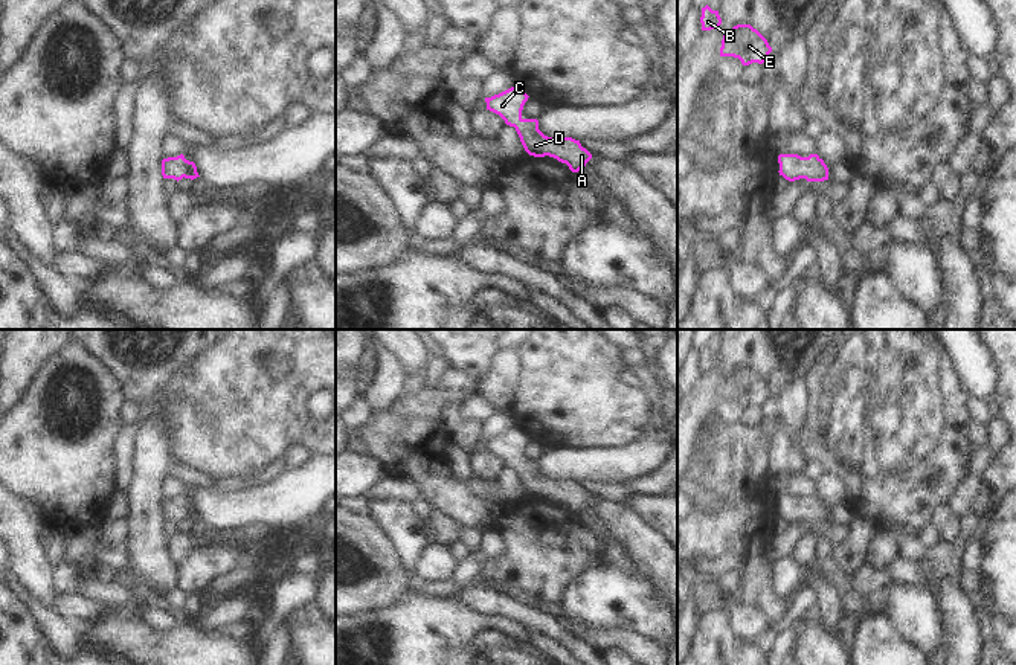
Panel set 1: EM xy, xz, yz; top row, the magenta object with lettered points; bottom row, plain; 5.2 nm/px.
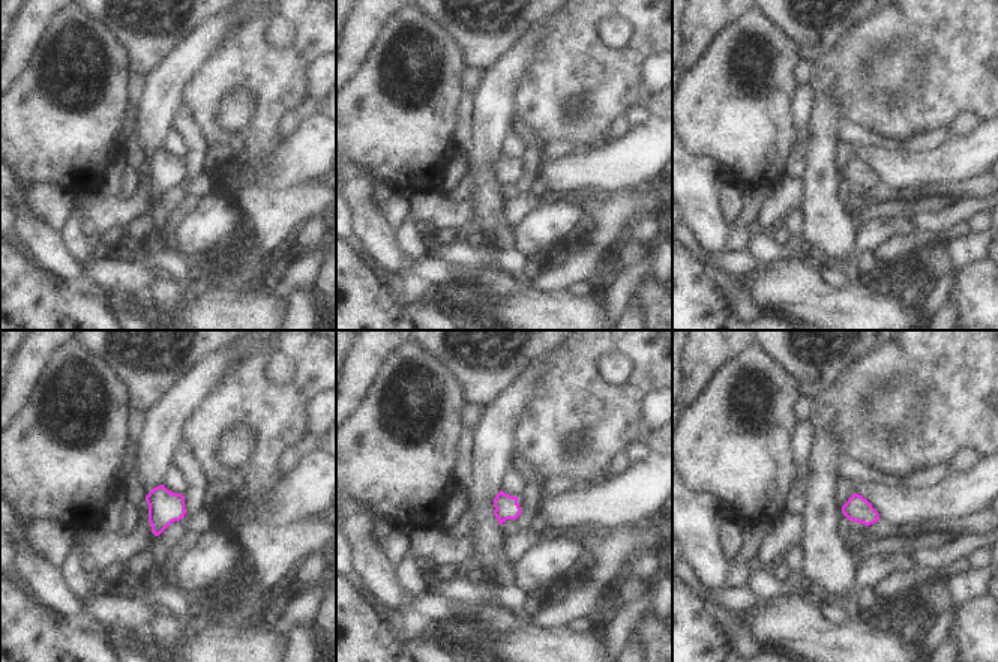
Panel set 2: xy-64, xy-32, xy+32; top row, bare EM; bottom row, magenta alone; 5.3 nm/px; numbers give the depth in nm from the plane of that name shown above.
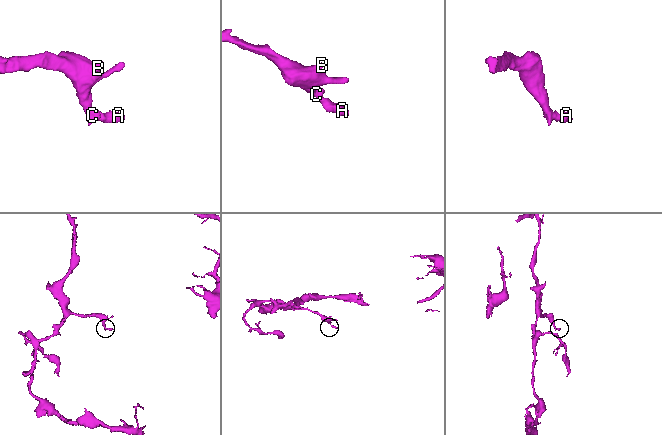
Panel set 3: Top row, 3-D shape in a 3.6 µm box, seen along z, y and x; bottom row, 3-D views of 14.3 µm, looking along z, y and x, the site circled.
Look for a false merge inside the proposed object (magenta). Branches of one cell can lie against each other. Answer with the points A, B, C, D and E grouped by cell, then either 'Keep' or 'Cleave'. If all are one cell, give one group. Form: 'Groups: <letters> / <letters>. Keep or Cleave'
Groups: A B C D E. Keep

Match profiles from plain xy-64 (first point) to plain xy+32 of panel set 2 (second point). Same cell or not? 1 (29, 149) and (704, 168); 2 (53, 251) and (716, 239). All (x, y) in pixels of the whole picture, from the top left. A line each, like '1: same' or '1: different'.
1: different
2: same

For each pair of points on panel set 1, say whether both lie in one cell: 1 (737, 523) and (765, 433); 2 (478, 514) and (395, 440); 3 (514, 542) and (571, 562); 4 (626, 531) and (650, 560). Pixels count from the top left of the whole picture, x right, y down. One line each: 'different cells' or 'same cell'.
1: same cell
2: same cell
3: same cell
4: same cell

